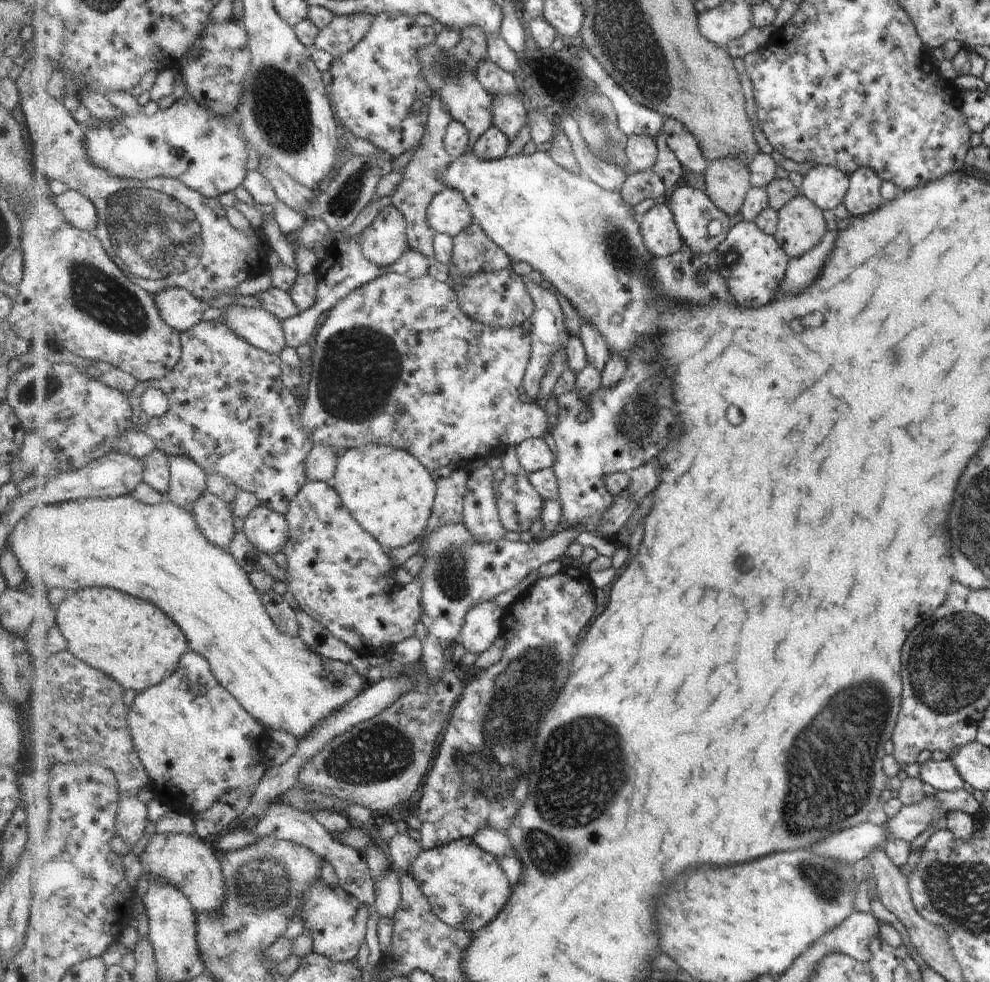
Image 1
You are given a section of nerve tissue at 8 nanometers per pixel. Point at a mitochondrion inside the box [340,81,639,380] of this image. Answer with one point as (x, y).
(600, 118)

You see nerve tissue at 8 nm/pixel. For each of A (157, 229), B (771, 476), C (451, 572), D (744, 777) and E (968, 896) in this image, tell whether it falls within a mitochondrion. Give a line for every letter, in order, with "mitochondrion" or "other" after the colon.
A: mitochondrion
B: other
C: mitochondrion
D: other
E: mitochondrion

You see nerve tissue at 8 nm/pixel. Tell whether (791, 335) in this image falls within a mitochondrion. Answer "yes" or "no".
no

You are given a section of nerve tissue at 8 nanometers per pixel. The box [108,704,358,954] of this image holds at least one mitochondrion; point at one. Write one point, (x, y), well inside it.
(264, 883)

